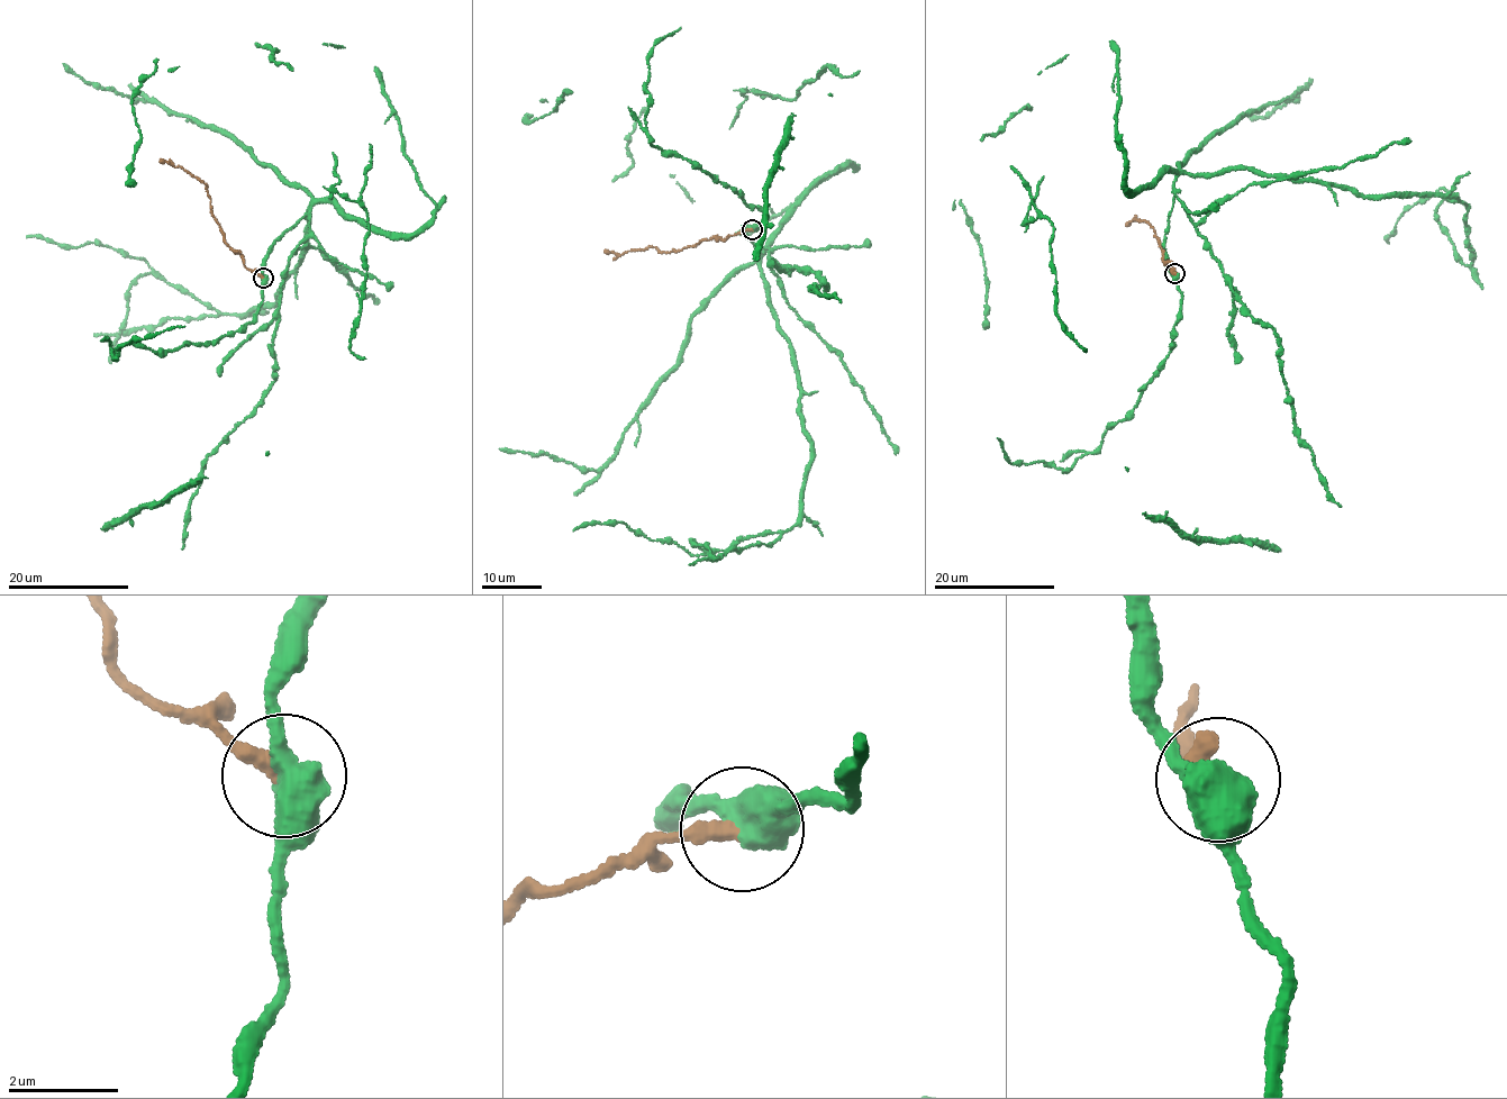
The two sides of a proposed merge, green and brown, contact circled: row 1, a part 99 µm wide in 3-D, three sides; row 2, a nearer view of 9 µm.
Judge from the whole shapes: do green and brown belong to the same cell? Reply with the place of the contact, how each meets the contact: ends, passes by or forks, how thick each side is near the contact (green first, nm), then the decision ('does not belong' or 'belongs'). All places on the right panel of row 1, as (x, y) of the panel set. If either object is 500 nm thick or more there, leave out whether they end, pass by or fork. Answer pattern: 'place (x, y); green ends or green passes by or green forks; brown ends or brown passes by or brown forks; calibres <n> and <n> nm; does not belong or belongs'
place (1174, 273); calibres 550 and 320 nm; does not belong

